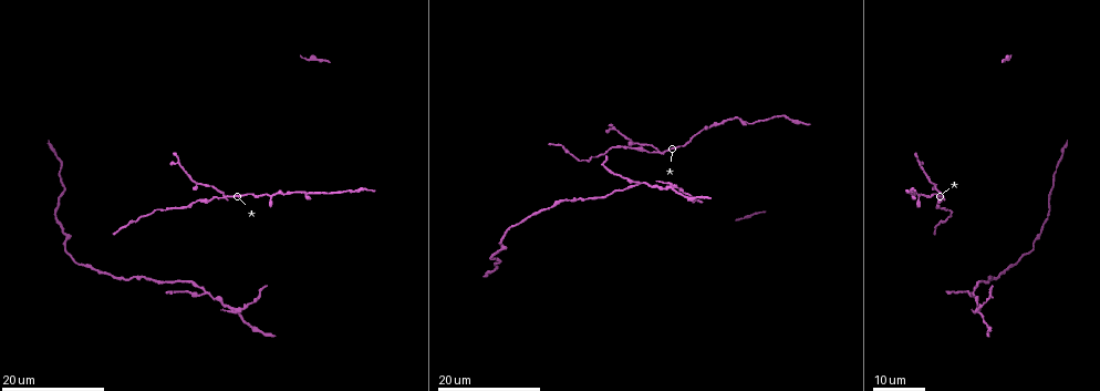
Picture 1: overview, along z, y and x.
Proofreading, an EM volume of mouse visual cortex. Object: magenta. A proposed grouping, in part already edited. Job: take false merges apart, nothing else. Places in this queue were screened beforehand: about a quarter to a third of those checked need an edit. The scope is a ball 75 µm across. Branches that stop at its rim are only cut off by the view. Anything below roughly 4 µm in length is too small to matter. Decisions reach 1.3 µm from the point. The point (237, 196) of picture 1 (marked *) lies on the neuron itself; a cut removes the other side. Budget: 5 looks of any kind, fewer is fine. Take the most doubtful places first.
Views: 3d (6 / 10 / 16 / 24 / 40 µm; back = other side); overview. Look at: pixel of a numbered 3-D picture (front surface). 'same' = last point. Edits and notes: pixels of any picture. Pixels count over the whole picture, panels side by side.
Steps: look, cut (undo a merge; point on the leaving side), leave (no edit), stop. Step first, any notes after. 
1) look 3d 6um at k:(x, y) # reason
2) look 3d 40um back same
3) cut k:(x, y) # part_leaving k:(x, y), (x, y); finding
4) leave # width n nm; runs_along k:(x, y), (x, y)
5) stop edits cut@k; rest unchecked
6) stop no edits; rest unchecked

look 3d 24um at 1:(238, 311) # looks like a crossing

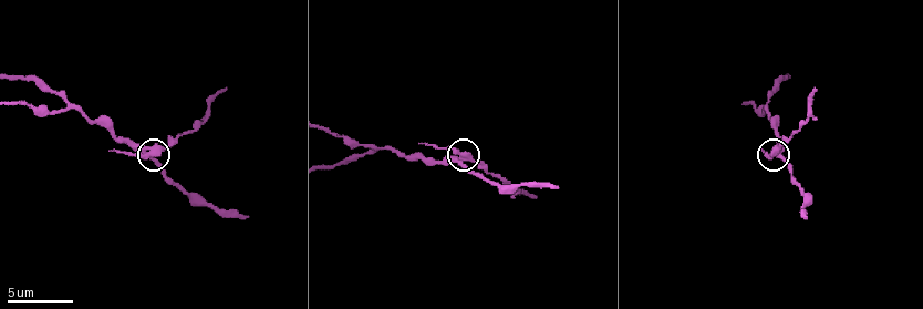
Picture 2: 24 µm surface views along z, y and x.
look 3d 10um at 2:(782, 155)

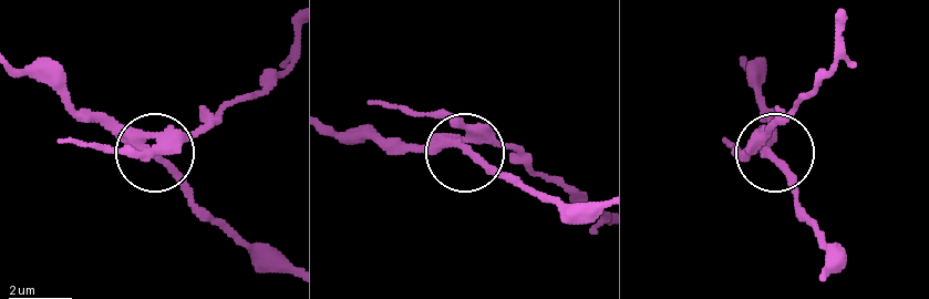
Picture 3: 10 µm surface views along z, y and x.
cut 3:(184, 136) # width 310 nm; a second neuron is stuck on

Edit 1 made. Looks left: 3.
look overview

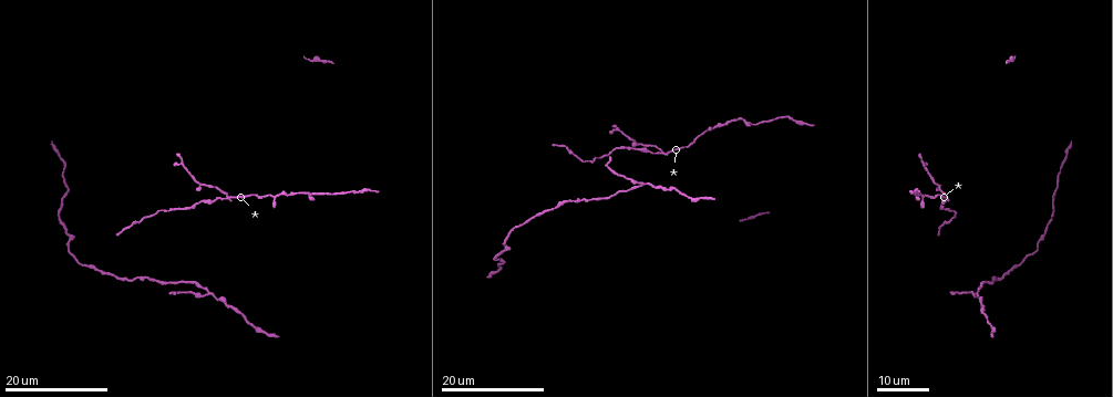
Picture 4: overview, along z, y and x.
look 3d 16um at 4:(643, 184) # thin arm on a thick one

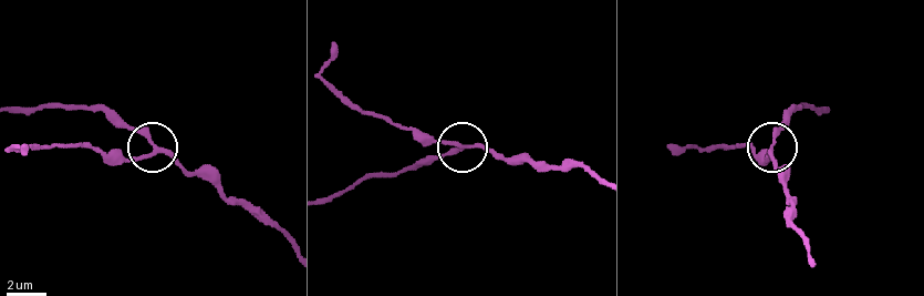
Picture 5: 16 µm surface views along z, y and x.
look 3d 10um at 5:(771, 150)

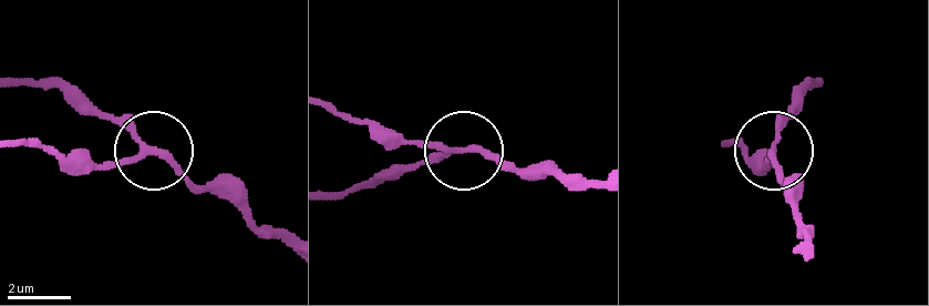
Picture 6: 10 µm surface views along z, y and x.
cut 6:(107, 114) # width 180 nm; part_leaving 6:(137, 145), (130, 132), (82, 113), (50, 87), (19, 84); a second neuron is stuck on

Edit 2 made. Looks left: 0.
stop edits cut@3, cut@6; rest unchecked

